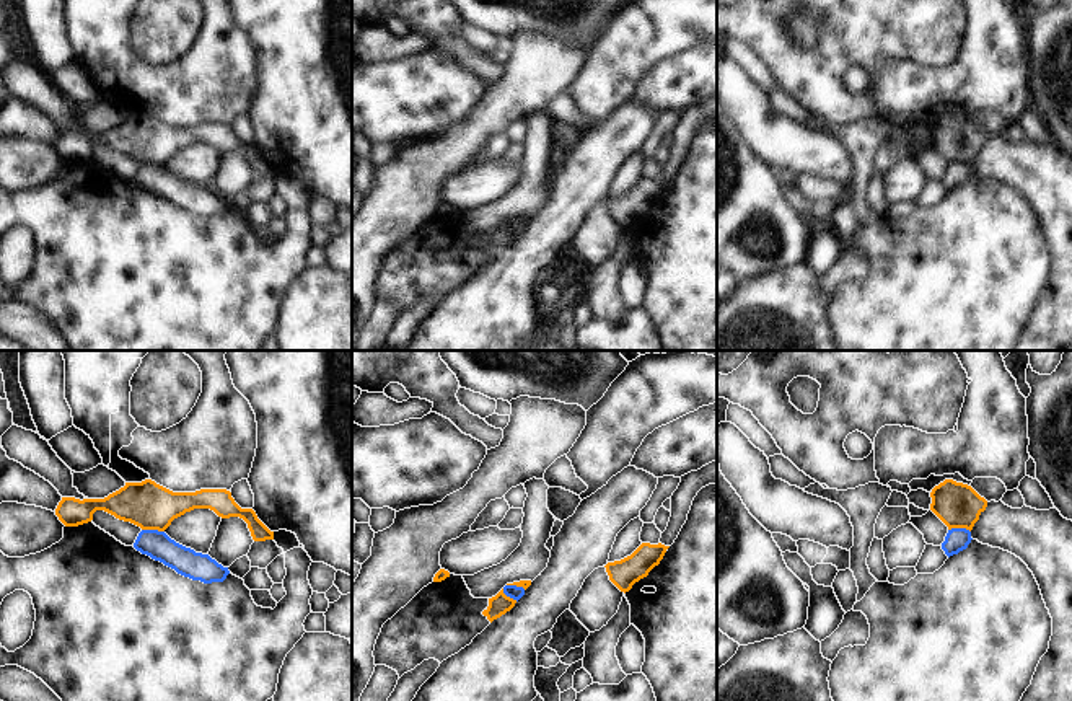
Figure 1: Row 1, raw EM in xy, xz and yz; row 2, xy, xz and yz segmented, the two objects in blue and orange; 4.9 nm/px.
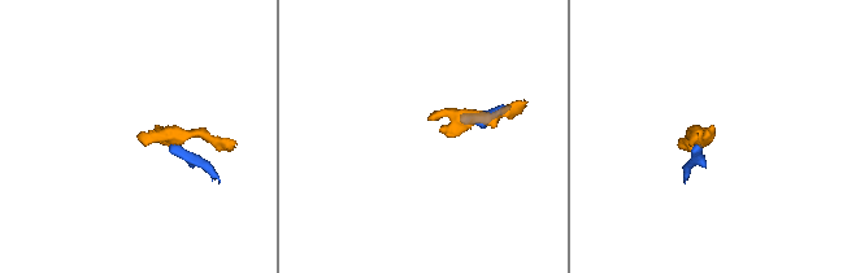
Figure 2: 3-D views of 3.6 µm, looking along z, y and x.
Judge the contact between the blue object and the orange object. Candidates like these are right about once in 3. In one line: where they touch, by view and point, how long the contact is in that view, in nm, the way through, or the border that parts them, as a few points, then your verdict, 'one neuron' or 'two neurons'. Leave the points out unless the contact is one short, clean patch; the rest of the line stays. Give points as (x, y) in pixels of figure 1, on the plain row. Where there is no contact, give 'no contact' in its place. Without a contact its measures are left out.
contact xy (153, 165); length 110 nm; border xy (142, 163), (163, 167); two neurons

